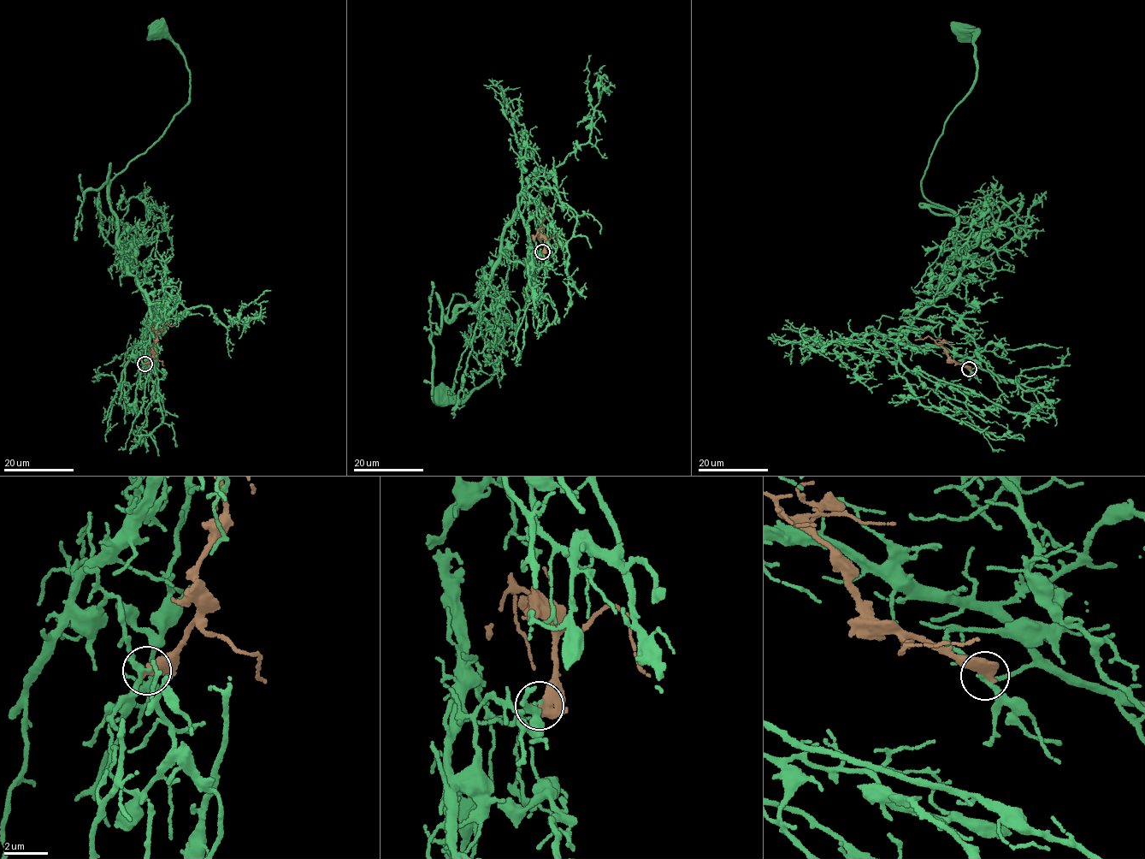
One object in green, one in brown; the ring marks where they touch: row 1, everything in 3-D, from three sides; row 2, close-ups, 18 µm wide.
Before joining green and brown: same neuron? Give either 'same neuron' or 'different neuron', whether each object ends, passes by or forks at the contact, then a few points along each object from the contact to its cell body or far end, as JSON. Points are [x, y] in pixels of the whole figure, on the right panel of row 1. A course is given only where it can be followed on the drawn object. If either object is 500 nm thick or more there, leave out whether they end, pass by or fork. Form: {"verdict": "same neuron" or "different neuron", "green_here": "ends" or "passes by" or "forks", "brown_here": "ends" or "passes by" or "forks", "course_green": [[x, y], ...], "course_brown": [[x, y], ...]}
{"verdict": "different neuron", "course_green": [[968, 368], [906, 339], [962, 267], [956, 215], [921, 184], [976, 79], [975, 31], [963, 32]], "course_brown": [[969, 369], [955, 363], [934, 339], [927, 335], [915, 340]]}

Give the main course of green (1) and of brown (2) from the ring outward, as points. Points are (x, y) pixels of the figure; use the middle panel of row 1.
1: (542, 251), (528, 256), (517, 208), (482, 298), (449, 322), (448, 306), (472, 307), (493, 372), (439, 393)
2: (542, 252), (545, 239), (538, 231), (548, 206)

